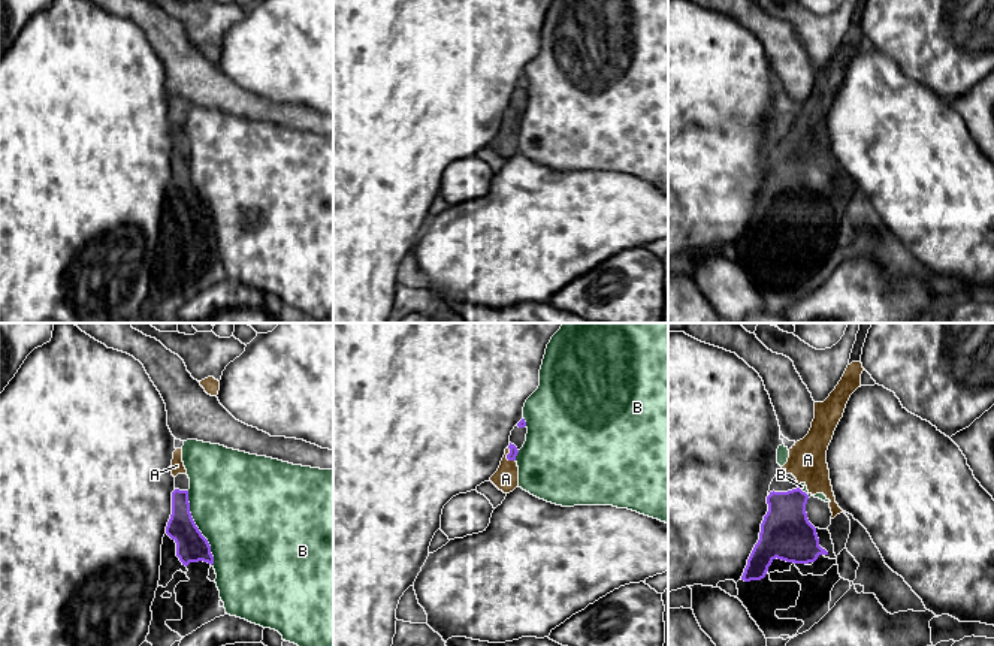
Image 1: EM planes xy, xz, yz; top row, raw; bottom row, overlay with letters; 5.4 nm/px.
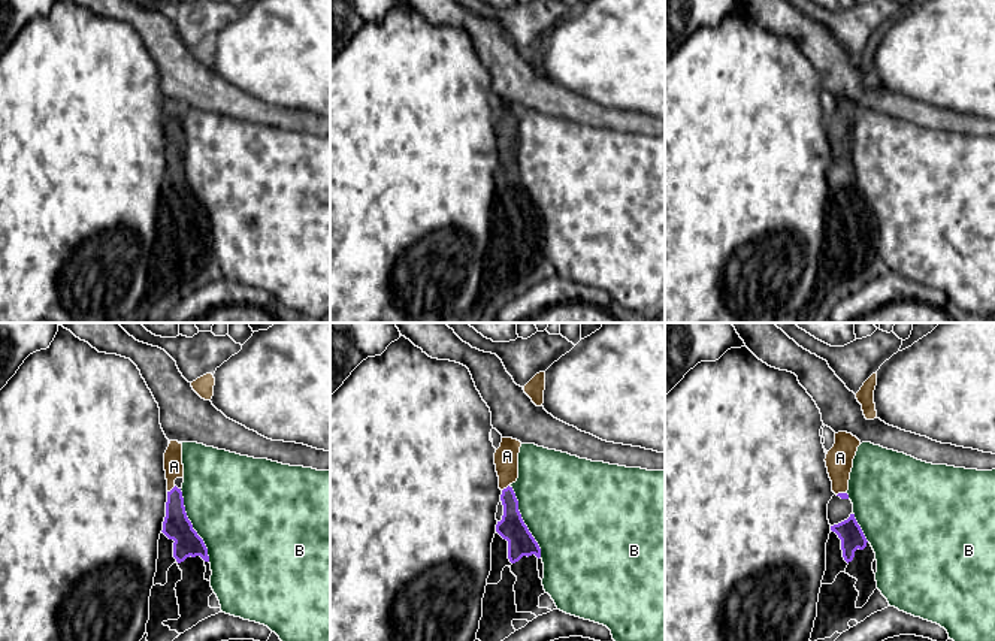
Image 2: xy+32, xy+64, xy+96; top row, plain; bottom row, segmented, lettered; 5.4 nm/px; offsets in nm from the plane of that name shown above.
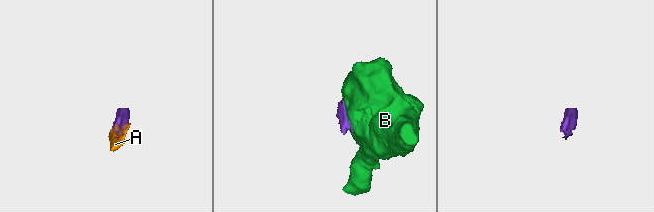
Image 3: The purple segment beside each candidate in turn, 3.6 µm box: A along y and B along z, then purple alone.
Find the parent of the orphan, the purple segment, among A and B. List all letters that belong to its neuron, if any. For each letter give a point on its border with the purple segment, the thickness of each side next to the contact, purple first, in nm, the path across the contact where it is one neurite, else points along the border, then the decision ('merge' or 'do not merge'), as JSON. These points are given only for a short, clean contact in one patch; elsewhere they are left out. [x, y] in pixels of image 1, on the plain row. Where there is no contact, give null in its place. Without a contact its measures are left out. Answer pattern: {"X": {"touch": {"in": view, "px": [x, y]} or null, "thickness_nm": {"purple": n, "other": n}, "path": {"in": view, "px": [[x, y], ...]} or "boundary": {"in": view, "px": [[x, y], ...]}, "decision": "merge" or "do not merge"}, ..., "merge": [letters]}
{"A": {"touch": {"in": "xz", "px": [507, 121]}, "thickness_nm": {"purple": 50, "other": 140}, "path": {"in": "xz", "px": [[513, 115], [507, 121], [505, 144]]}, "decision": "merge"}, "B": {"touch": {"in": "xy", "px": [198, 193]}, "thickness_nm": {"purple": 170, "other": 500}, "decision": "do not merge"}, "merge": ["A"]}

